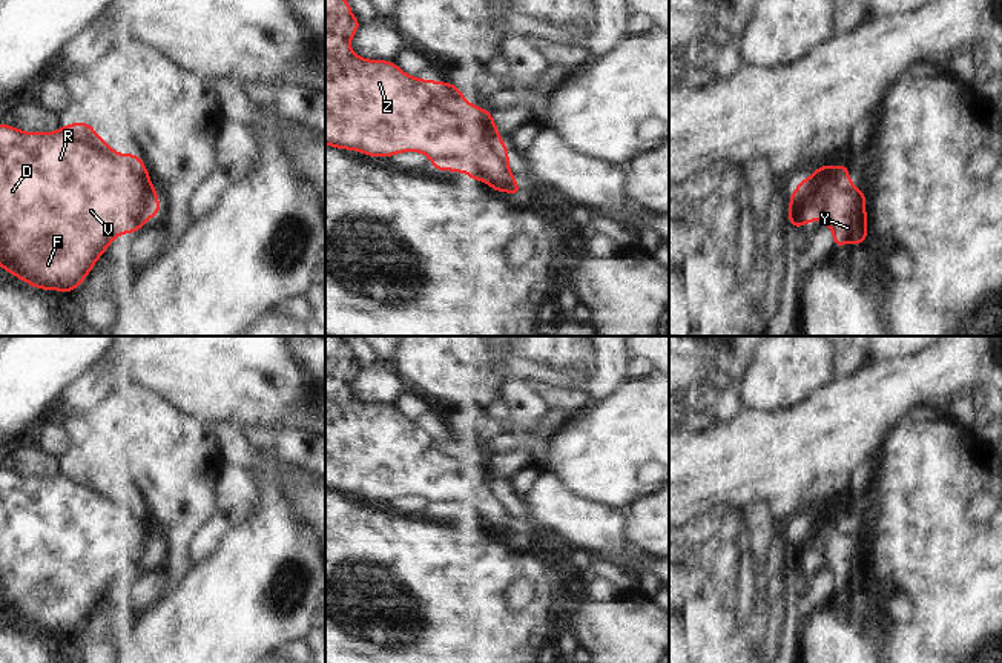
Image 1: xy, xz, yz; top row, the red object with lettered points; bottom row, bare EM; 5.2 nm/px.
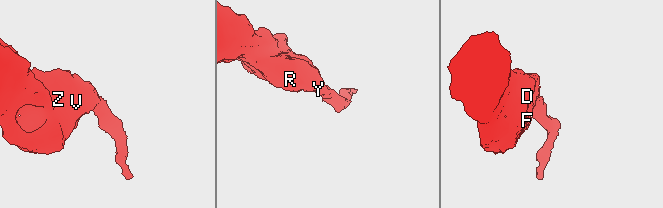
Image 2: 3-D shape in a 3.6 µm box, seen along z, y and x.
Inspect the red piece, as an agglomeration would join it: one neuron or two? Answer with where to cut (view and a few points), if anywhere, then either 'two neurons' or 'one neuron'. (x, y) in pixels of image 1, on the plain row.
no cut; one neuron

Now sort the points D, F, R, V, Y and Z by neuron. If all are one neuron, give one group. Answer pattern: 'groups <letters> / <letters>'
groups D F R V Y Z

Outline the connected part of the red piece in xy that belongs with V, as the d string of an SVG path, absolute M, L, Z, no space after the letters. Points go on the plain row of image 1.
M0 465L0 612L40 634L68 637L78 632L86 618L92 615L98 602L109 588L123 577L138 576L147 563L161 556L158 537L149 522L149 513L137 497L118 497L103 483L89 465L69 467L54 476L25 476Z

